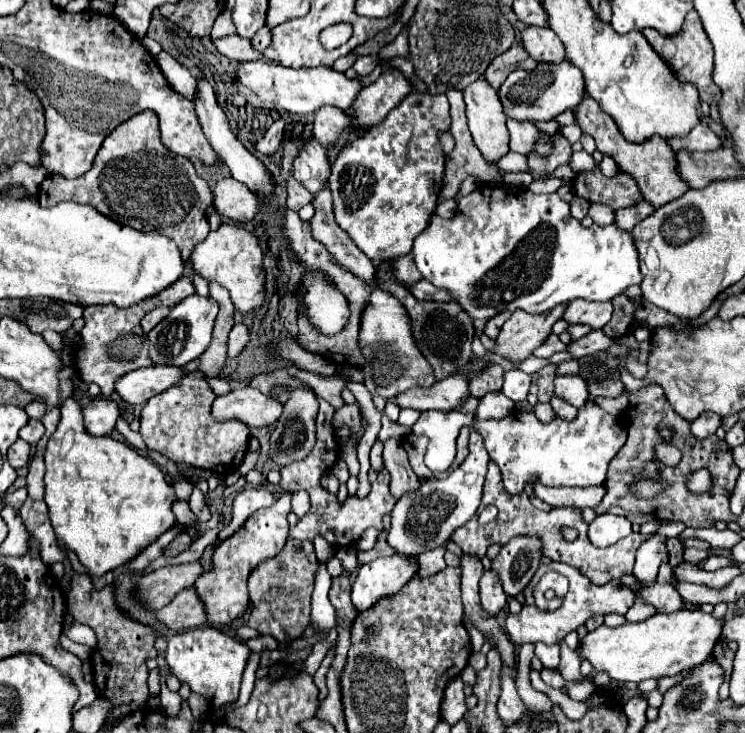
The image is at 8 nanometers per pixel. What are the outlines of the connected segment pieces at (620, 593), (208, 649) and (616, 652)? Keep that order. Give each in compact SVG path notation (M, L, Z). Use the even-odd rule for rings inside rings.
M548 563L548 565L540 565L540 569L536 571L536 575L532 577L532 581L526 585L526 589L522 591L526 597L526 603L522 607L522 611L518 615L508 613L506 617L506 633L510 637L512 643L536 643L542 641L546 645L556 645L560 643L568 633L576 631L580 625L584 625L592 615L608 615L608 613L616 613L616 615L626 615L628 609L634 605L634 593L618 583L606 583L606 585L594 585L592 581L588 581L588 577L584 577L582 573L578 573L578 569L572 569L570 565L564 563ZM548 571L558 571L564 573L564 577L568 577L570 581L570 589L562 599L562 605L556 611L550 613L542 613L536 609L534 599L532 599L532 589L536 587L536 583L540 581L540 577Z
M202 625L170 637L166 661L170 665L172 675L176 675L180 683L188 683L194 693L204 695L210 705L214 703L216 707L220 707L238 699L242 673L250 659L250 653L252 651L240 639L230 637L212 625Z
M680 609L674 613L654 613L640 623L624 623L620 627L598 627L582 639L578 649L582 659L588 659L594 671L608 671L610 679L640 683L650 677L674 677L688 667L704 663L722 635L724 619L714 619L712 613L700 609Z

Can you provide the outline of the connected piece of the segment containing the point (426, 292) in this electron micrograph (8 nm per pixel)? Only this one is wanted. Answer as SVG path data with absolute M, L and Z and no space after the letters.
M426 279L418 281L416 285L412 285L412 287L408 287L408 289L410 289L410 293L414 293L414 297L424 299L424 301L452 301L452 299L454 299L452 293L444 293L444 289L434 287L434 285L432 285L430 281L426 281Z

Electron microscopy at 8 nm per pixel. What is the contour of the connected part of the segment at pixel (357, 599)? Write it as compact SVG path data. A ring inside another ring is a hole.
M404 555L378 557L362 565L352 583L352 605L356 611L368 609L376 599L396 593L414 573L416 567L408 563Z

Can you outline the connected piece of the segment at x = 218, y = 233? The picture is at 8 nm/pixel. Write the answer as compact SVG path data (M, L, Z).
M222 223L216 231L210 231L204 241L196 243L192 251L192 267L200 277L216 281L224 289L228 289L236 311L248 313L262 305L264 301L262 249L258 245L258 239L244 227L234 223Z

